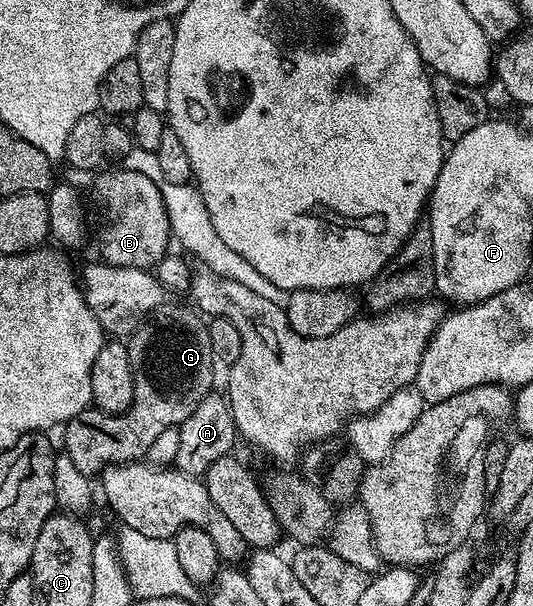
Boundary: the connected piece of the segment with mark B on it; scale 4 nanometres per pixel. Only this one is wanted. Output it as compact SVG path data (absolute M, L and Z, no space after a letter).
M115 166L112 172L103 170L94 177L93 193L95 204L99 207L99 252L102 263L113 266L129 266L130 268L154 269L162 256L168 255L170 244L173 244L173 233L169 214L165 210L165 202L161 198L159 184L145 178L137 170L129 170L122 166Z

